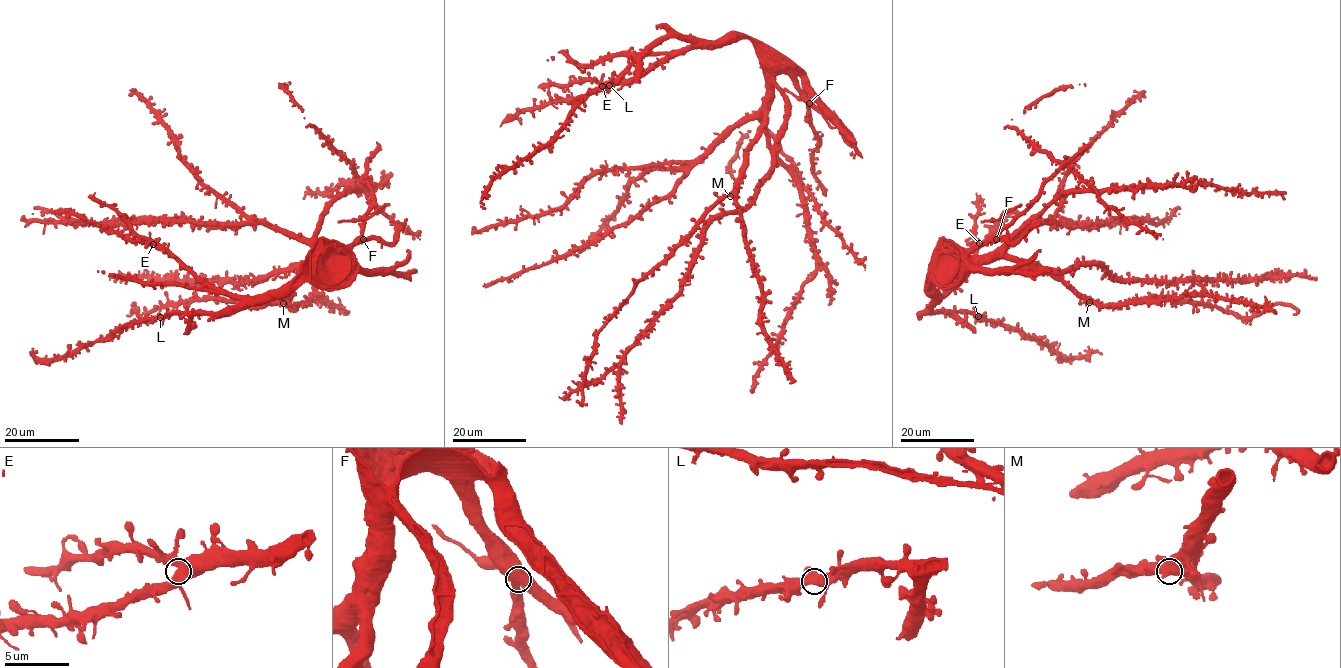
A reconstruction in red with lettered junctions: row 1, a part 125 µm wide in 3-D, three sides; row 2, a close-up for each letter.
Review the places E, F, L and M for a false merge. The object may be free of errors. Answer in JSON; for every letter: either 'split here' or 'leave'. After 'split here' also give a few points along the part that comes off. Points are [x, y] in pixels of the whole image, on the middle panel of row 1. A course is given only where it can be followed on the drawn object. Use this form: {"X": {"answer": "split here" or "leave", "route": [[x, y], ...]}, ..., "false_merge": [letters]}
{"E": {"answer": "leave"}, "F": {"answer": "leave"}, "L": {"answer": "leave"}, "M": {"answer": "leave"}, "false_merge": []}

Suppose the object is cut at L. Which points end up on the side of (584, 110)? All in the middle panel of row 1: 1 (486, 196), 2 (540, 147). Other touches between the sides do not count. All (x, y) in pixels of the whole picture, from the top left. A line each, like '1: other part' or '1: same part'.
1: same part
2: same part

